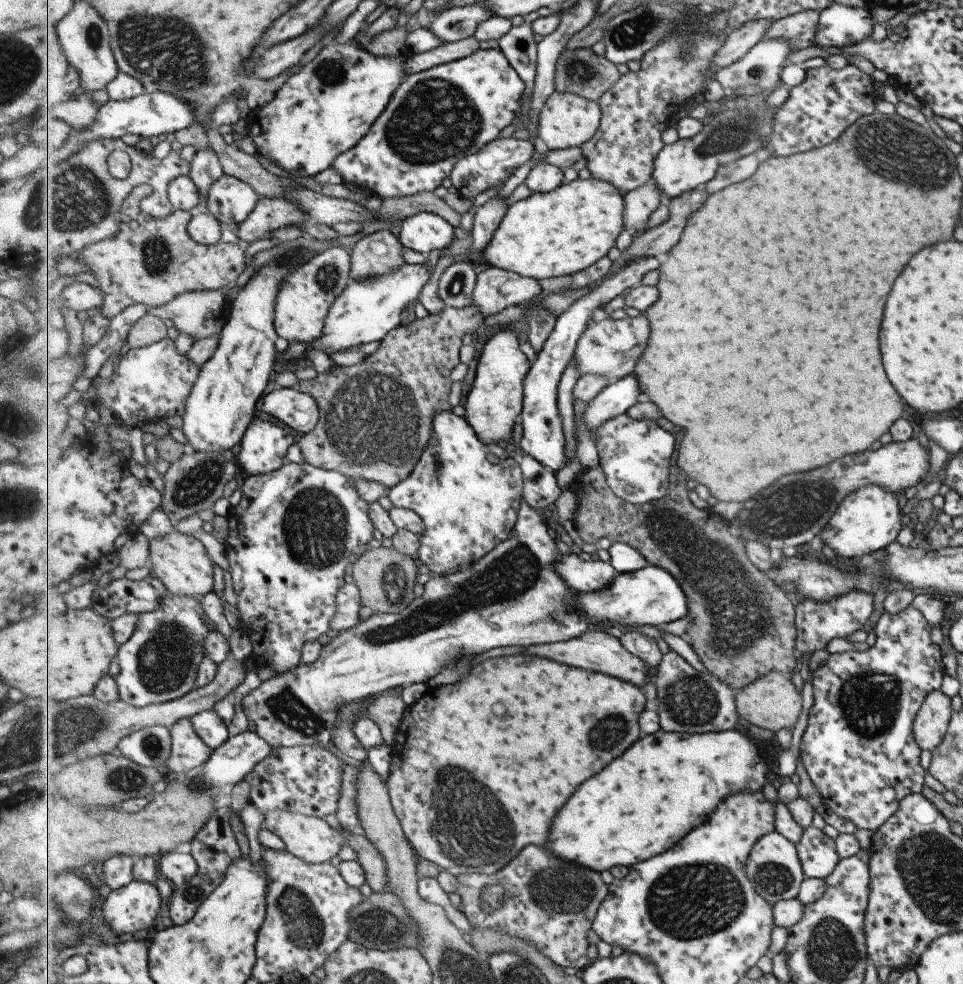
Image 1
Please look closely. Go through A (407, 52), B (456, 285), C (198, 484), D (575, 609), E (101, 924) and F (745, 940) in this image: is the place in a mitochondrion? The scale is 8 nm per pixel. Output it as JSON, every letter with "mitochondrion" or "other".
{"A":"other","B":"mitochondrion","C":"mitochondrion","D":"other","E":"other","F":"mitochondrion"}

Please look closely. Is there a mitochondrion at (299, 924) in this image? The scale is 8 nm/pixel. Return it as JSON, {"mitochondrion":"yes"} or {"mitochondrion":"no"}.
{"mitochondrion":"yes"}

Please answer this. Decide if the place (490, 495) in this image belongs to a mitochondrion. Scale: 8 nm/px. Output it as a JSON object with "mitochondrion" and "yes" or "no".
{"mitochondrion":"no"}

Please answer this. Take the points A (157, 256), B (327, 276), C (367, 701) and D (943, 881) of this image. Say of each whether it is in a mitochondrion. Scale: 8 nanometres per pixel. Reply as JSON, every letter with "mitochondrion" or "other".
{"A":"mitochondrion","B":"mitochondrion","C":"other","D":"mitochondrion"}

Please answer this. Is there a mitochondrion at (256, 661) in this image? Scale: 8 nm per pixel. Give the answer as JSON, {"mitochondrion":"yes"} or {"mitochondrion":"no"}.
{"mitochondrion":"no"}

